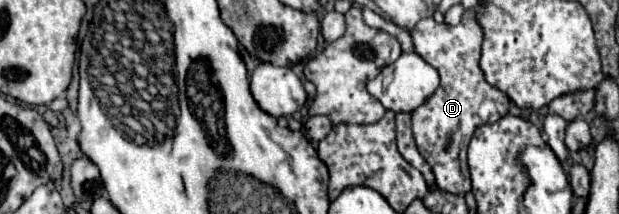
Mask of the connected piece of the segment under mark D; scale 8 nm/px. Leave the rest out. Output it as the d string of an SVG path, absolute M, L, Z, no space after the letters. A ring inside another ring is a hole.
M430 17L422 19L412 31L412 39L418 55L436 67L442 79L436 93L412 113L416 147L432 167L438 189L446 193L466 195L470 191L470 173L466 163L468 143L480 125L496 123L508 113L510 99L506 93L486 83L484 73L478 65L482 27L476 17L464 17L458 25L438 25Z

